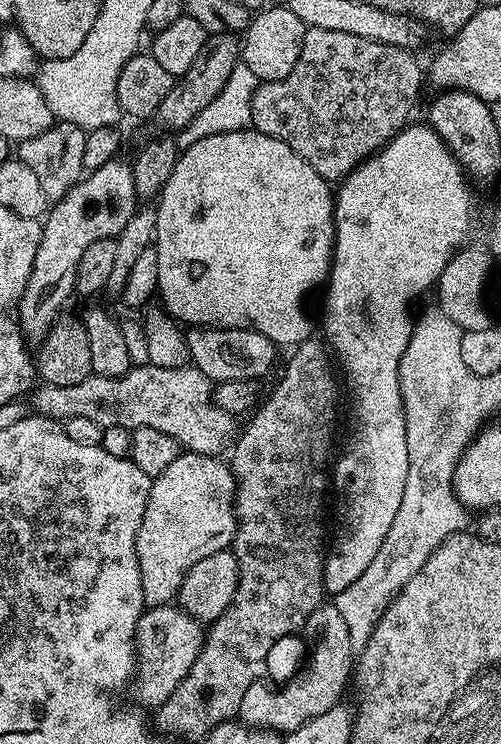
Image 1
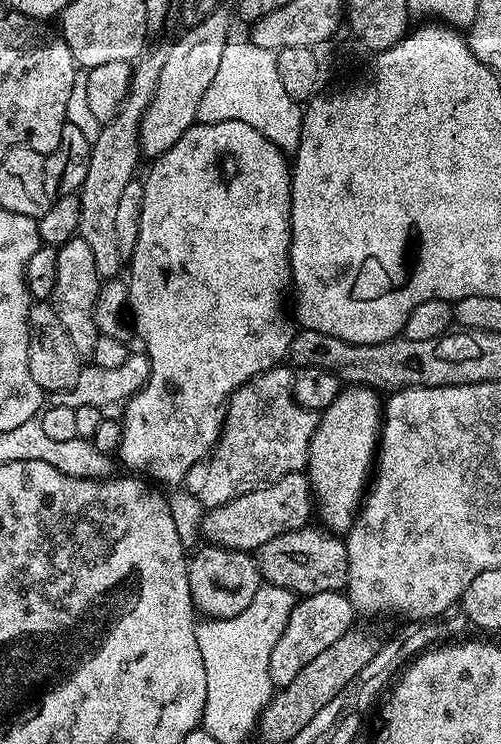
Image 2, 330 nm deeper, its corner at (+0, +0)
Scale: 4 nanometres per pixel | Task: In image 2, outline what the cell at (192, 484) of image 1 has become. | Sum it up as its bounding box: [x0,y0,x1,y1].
[200,472,314,553]

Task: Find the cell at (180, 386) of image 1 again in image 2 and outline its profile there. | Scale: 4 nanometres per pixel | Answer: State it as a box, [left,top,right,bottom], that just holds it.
[182,366,317,509]

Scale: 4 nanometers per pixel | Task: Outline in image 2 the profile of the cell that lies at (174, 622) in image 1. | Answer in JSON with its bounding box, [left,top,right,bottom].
[188,544,262,620]

